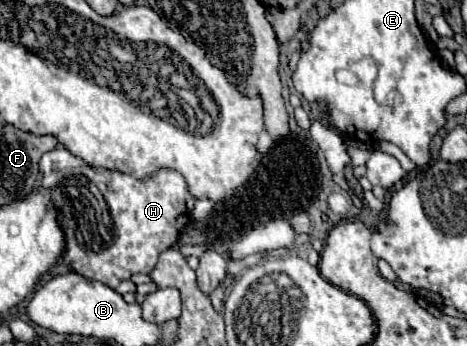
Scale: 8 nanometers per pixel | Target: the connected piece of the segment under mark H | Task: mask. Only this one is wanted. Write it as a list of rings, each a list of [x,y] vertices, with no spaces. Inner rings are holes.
[[[55,148],[43,154],[39,160],[41,186],[49,192],[59,192],[59,184],[71,176],[85,176],[103,194],[111,222],[107,224],[69,224],[69,218],[61,214],[61,228],[65,234],[65,250],[59,264],[65,264],[73,272],[99,280],[109,288],[117,288],[133,274],[149,274],[155,268],[159,254],[169,248],[181,228],[187,224],[187,200],[191,198],[185,178],[177,170],[161,168],[151,176],[139,180],[131,174],[123,174],[107,168],[91,168],[81,158],[75,158],[65,148]]]

